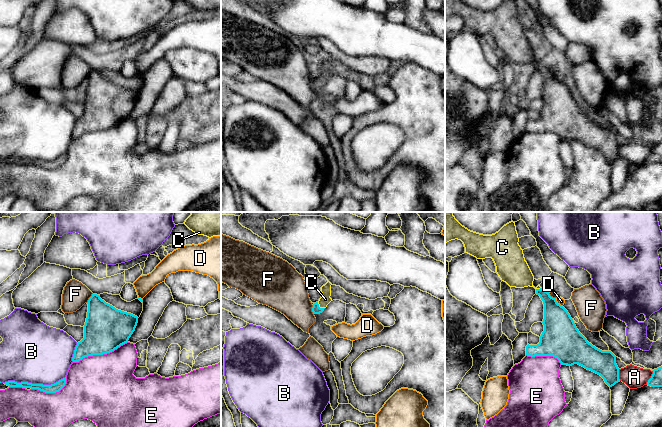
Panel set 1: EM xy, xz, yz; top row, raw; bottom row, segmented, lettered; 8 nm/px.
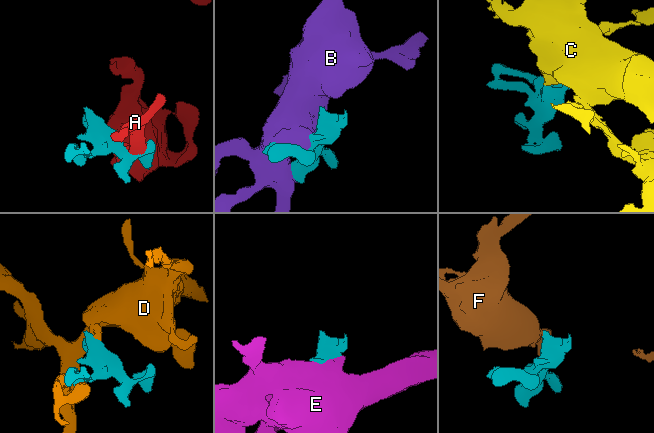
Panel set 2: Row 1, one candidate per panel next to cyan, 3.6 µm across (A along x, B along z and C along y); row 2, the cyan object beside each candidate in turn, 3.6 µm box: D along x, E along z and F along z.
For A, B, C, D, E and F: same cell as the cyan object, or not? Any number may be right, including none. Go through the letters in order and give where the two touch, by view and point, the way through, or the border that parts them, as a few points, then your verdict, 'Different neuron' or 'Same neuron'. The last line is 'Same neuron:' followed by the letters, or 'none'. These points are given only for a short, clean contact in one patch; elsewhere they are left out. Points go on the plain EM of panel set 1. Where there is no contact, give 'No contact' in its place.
A: Touches cyan at yz (650, 154). Different neuron
B: Touches cyan at xy (34, 160). Different neuron
C: Touches cyan at xz (319, 83). Path across: xz (316, 85), (319, 83), (325, 75). Same neuron
D: Touches cyan at yz (557, 79). Different neuron
E: Touches cyan at xy (100, 130). Different neuron
F: Touches cyan at xy (89, 74). Boundary: xy (92, 69), (86, 78). Different neuron
Same neuron: C

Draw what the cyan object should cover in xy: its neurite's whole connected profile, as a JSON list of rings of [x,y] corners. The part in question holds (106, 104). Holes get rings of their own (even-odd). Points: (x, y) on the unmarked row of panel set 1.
[[[97,70],[87,80],[84,114],[75,123],[73,138],[114,127],[128,118],[138,99],[137,92],[116,85]]]

